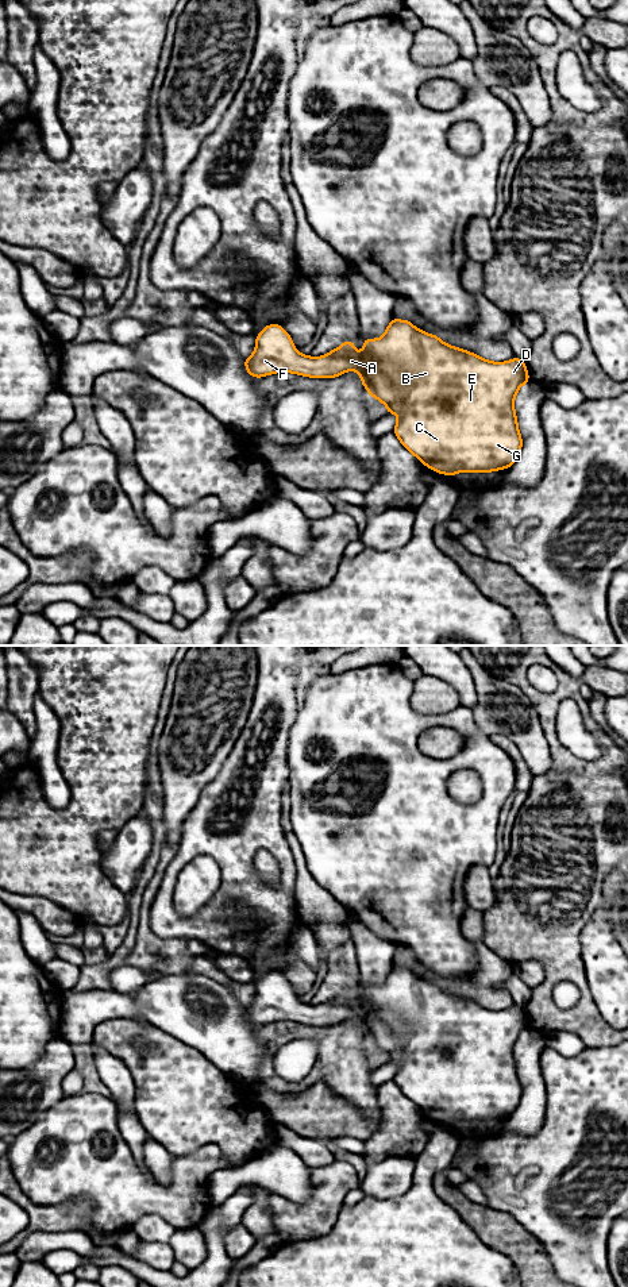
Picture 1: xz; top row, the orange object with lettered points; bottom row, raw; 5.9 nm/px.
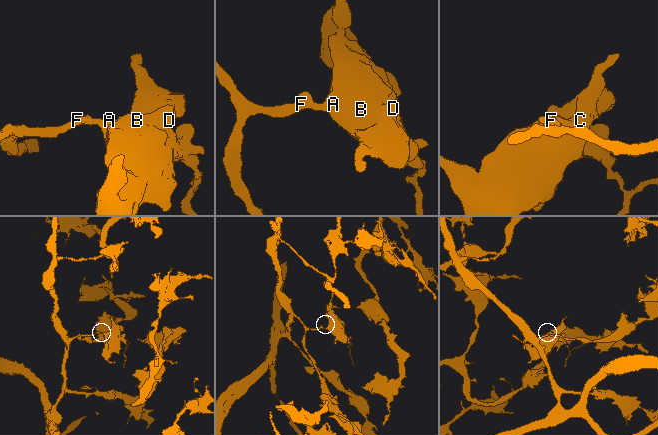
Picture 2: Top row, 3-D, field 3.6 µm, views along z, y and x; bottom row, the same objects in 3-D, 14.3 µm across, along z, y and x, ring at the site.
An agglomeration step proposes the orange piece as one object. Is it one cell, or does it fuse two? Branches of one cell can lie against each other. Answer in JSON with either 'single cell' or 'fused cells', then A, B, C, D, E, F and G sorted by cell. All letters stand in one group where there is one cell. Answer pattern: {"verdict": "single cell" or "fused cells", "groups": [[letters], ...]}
{"verdict": "single cell", "groups": [["A", "B", "C", "D", "E", "F", "G"]]}

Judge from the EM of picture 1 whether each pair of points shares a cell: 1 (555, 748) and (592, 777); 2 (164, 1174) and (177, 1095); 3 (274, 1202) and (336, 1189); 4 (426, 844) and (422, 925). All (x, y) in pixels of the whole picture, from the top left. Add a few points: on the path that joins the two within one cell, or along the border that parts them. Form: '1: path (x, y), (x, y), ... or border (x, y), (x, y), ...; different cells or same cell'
1: path (565, 758), (582, 775); same cell
2: border (149, 1136), (174, 1156); different cells
3: path (289, 1210), (315, 1210), (322, 1203); same cell
4: path (422, 864), (422, 905); same cell

